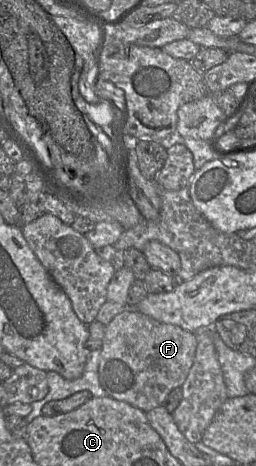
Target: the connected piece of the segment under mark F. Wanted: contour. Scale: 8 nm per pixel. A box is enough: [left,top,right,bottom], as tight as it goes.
[98,308,196,412]

